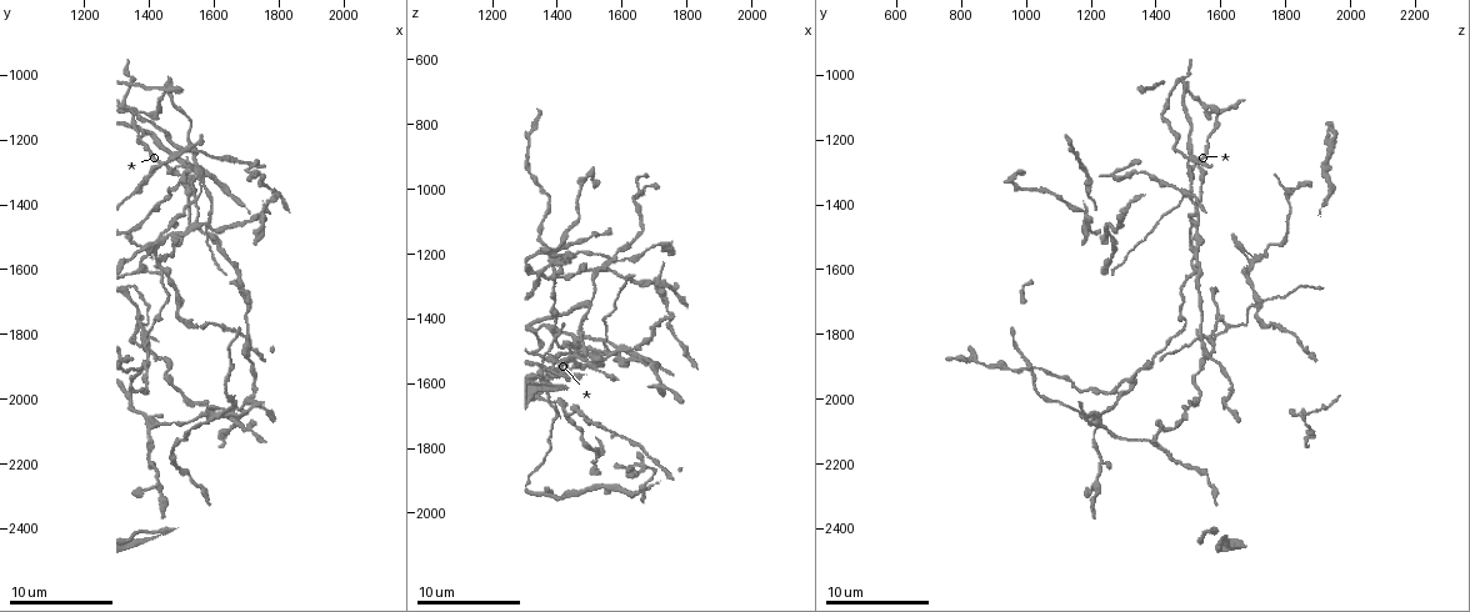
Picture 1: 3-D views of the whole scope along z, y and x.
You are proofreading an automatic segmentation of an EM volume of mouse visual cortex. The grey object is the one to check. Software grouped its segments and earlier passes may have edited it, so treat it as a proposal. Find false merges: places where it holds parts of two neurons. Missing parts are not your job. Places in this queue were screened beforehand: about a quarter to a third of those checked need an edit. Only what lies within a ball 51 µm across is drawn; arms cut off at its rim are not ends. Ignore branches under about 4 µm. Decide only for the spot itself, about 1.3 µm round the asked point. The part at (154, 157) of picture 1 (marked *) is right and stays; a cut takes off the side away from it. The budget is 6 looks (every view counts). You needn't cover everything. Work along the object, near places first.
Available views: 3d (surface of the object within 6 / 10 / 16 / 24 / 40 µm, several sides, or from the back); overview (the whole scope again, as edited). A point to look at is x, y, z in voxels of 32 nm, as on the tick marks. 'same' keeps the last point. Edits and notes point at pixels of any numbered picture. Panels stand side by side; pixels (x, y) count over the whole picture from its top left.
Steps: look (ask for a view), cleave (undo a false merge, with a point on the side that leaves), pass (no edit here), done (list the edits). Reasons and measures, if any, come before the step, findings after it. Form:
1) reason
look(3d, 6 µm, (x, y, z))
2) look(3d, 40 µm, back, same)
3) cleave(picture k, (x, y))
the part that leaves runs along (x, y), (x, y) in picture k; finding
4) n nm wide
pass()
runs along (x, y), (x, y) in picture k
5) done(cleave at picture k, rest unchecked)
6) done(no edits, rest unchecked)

narrows sharply
look(3d, 10 µm, (1480, 1730, 1700))

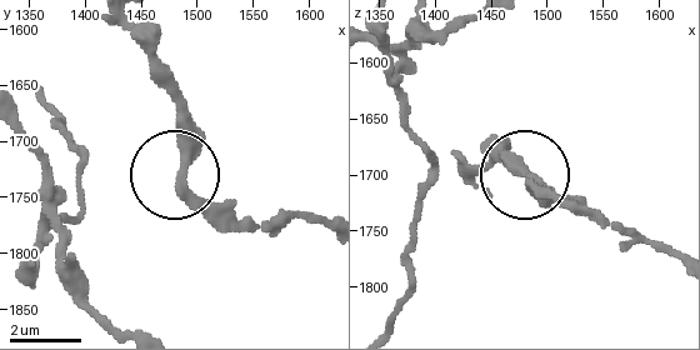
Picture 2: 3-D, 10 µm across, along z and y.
pass()
all the same neuron

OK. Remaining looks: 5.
look(3d, 6 µm, (1410, 1420, 1170))

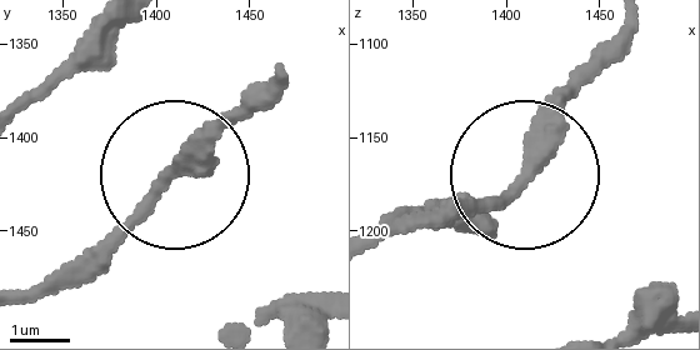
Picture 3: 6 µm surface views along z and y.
from behind
look(3d, 6 µm, back, (1410, 1420, 1172))

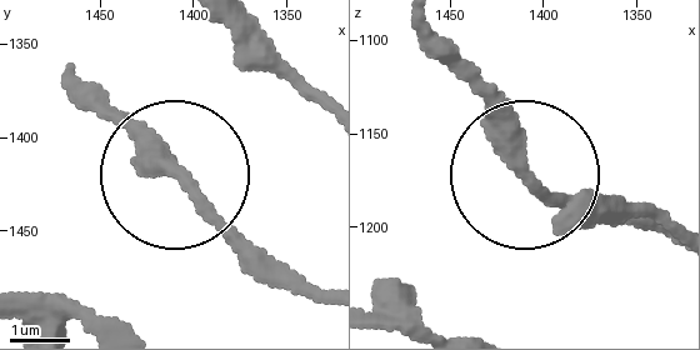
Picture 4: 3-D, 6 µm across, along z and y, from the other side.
pass()
continuous, no second neuron

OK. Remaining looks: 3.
two arms in line, one across
look(3d, 6 µm, (1560, 2080, 1230))

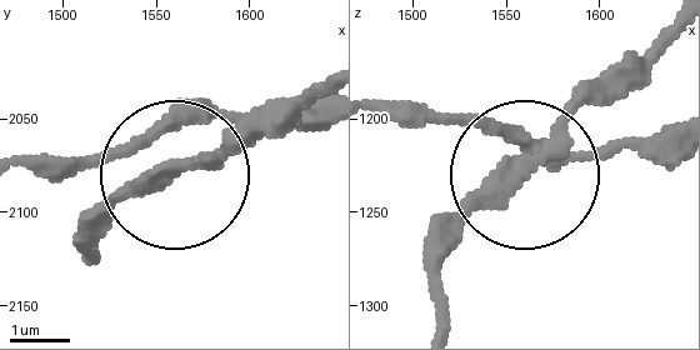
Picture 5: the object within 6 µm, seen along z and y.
3 arms
pass()
continuous, no second neuron

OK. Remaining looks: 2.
done(no edits, rest unchecked)

